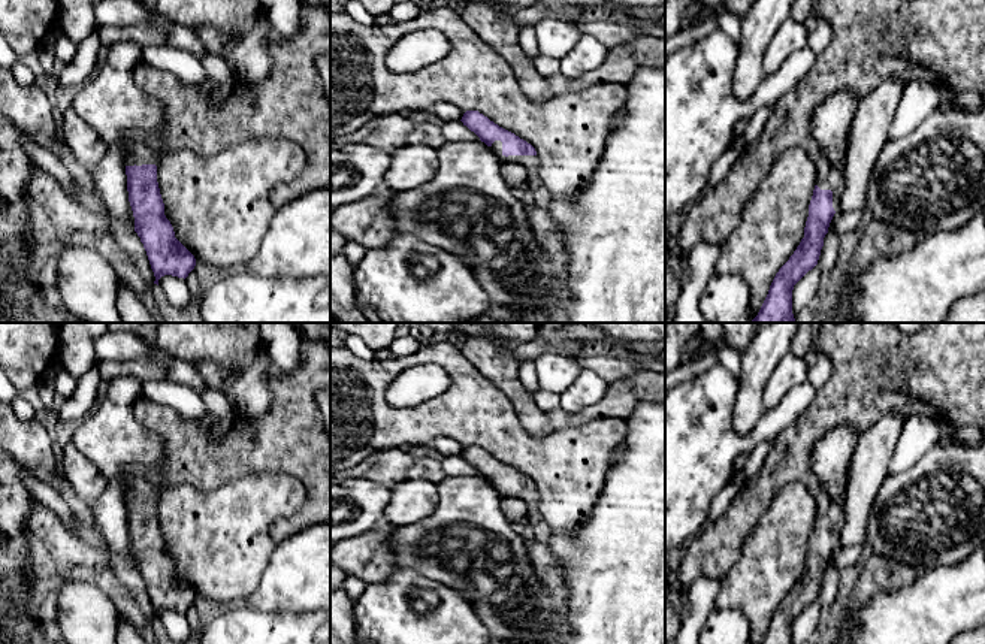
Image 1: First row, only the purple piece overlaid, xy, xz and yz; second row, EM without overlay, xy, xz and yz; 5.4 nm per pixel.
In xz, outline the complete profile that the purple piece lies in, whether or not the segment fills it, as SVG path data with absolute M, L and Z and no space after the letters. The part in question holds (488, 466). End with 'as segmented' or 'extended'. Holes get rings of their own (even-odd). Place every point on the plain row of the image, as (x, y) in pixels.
M466 445L460 454L481 477L492 483L496 492L520 498L528 507L538 507L540 495L535 483L514 468L499 462L478 445Z; extended

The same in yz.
M821 323L816 350L830 357L831 378L816 388L813 400L798 418L776 436L761 471L743 486L726 513L705 523L700 535L685 544L679 571L685 586L701 577L722 581L773 498L786 484L803 483L818 505L804 572L776 608L761 644L792 644L794 620L818 599L824 572L844 526L844 501L833 501L812 471L812 451L818 439L843 423L862 435L886 412L900 415L903 421L912 415L930 417L943 429L940 444L960 445L952 438L952 426L978 426L985 436L985 323L925 323L913 335L900 332L894 323Z; extended

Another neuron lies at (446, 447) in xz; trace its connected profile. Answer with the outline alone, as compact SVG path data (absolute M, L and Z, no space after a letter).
M436 438L429 444L429 447L442 457L460 456L465 448L460 442L451 438Z

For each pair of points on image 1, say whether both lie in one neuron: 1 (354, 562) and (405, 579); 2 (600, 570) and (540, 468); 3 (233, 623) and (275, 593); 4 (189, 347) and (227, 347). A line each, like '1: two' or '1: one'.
1: two
2: two
3: two
4: one

